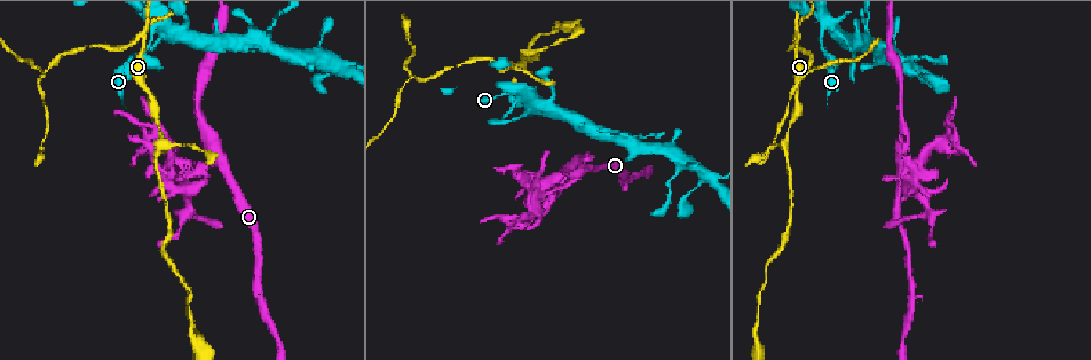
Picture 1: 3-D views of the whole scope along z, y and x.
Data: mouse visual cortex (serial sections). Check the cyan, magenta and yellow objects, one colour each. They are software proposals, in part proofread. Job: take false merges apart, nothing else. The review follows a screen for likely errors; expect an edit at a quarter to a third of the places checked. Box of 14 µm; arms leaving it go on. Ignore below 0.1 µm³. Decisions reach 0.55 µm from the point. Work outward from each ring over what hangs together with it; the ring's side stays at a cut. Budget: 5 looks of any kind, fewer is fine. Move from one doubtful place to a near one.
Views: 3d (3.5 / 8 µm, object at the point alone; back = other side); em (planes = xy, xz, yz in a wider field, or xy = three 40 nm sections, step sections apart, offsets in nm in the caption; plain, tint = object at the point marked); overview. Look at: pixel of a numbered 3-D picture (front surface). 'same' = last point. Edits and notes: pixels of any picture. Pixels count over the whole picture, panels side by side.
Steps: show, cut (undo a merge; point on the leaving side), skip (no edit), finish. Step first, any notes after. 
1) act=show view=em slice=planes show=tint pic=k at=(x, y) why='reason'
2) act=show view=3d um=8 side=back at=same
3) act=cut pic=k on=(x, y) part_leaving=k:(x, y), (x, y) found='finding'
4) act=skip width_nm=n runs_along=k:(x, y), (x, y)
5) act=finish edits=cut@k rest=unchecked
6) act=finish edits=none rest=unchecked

act=show view=3d um=8 pic=1 at=(787, 139) why='thin neck'

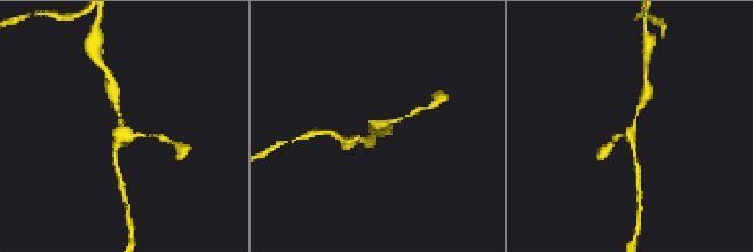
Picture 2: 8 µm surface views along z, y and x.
act=show view=em slice=xy step=3 show=tint pic=2 at=(123, 132)

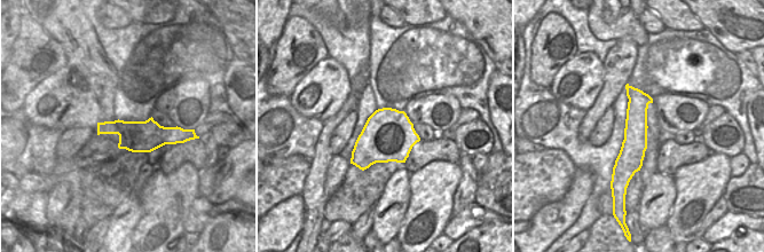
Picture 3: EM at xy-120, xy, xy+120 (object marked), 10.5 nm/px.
act=skip found='one cell here'

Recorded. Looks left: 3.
act=show view=em slice=xy step=3 show=tint pic=1 at=(145, 52) why='sudden change in width'

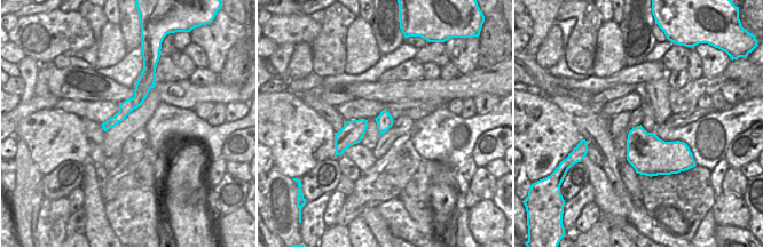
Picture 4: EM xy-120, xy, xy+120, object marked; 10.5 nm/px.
act=show view=3d um=3.5 at=same

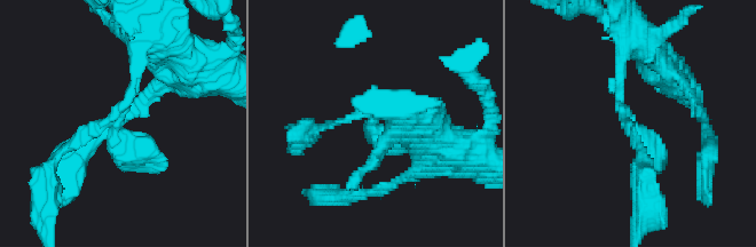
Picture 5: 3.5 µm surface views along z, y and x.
act=cut pic=5 on=(407, 138) part_leaving=5:(620, 98), (622, 49), (652, 53) found='two cells meet here'

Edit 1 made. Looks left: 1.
act=finish edits=cut@5 rest=unchecked

